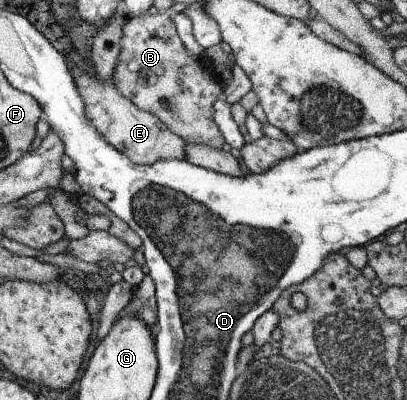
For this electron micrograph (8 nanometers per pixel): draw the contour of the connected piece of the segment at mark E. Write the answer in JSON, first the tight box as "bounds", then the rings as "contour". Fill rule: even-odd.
{"bounds":[74,70,186,165],"contour":[[[74,70],[74,72],[78,74],[78,82],[76,84],[78,84],[80,98],[84,101],[88,120],[104,136],[104,140],[107,140],[108,144],[111,144],[118,152],[124,153],[132,162],[142,165],[151,165],[162,159],[186,159],[186,141],[174,134],[157,116],[145,110],[140,110],[114,86],[114,82],[110,78],[108,80],[100,80],[97,75],[82,74],[80,70]]]}

